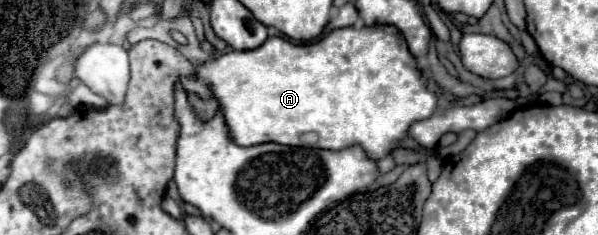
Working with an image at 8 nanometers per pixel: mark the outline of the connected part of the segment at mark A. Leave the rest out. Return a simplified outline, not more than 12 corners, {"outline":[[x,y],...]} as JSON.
{"outline":[[391,25],[269,37],[175,83],[241,147],[381,159],[427,119]]}

